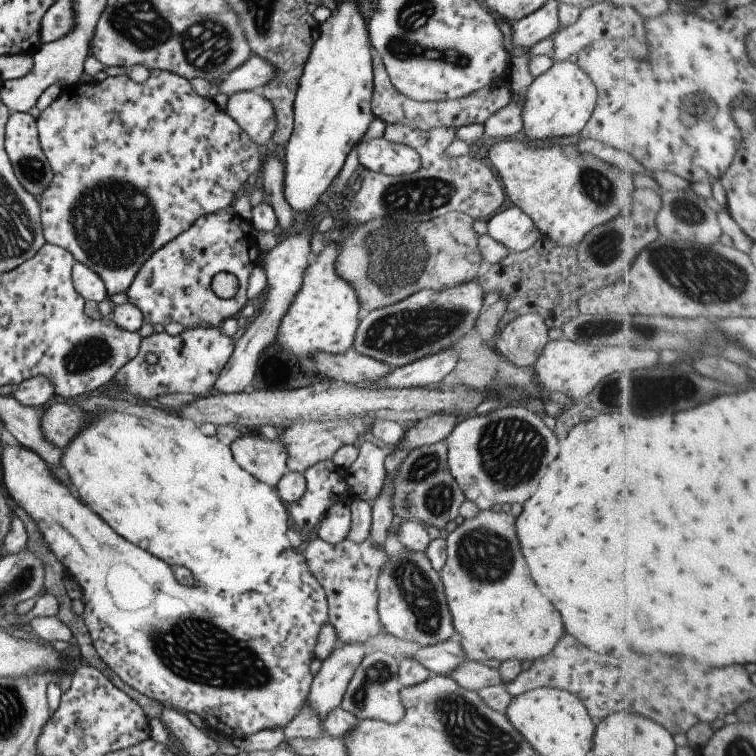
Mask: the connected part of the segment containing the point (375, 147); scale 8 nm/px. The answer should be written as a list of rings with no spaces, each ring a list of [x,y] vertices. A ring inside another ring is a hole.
[[[383,137],[358,145],[360,165],[369,171],[389,176],[411,176],[422,167],[419,153],[410,146],[394,144]]]

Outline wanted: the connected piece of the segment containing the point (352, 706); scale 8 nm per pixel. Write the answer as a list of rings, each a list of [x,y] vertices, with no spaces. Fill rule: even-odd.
[[[370,651],[355,671],[341,708],[358,719],[371,719],[396,725],[405,718],[405,706],[401,701],[403,688],[399,680],[399,661],[386,652]],[[364,700],[368,700],[368,702],[364,702]]]

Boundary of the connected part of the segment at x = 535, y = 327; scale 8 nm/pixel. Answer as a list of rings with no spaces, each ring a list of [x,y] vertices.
[[[525,313],[501,330],[495,348],[508,362],[528,368],[539,359],[548,341],[549,328],[544,318],[538,314]]]

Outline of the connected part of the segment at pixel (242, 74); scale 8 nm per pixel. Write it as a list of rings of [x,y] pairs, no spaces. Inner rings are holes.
[[[252,55],[240,69],[234,70],[218,85],[221,93],[230,96],[241,91],[258,91],[276,76],[275,66],[270,61]]]

